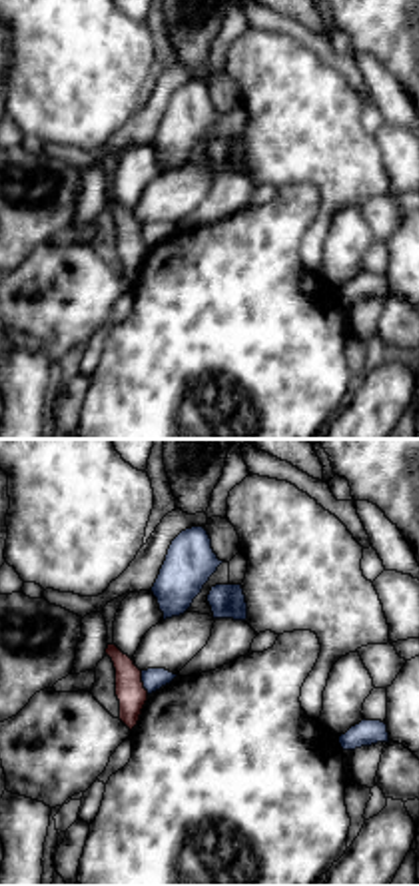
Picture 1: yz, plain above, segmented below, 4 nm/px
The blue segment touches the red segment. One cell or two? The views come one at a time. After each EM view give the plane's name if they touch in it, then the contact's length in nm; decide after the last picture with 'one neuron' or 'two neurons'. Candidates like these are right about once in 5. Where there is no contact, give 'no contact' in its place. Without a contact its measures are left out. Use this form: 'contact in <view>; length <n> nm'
contact in yz; length 100 nm

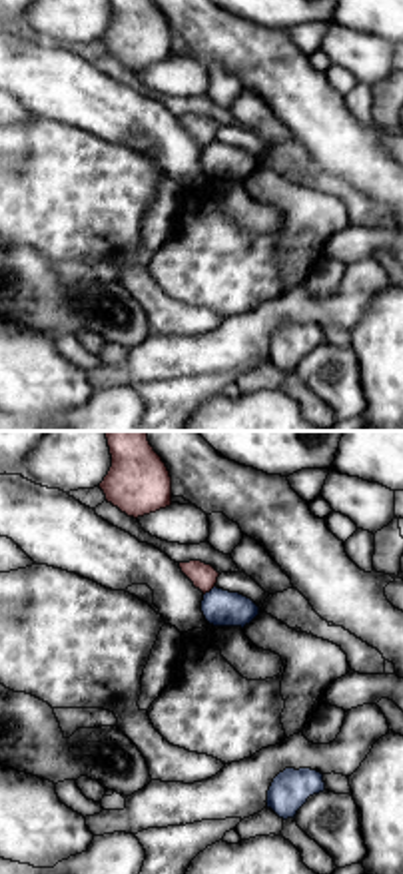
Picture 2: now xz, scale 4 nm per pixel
contact in xz; length 60 nm

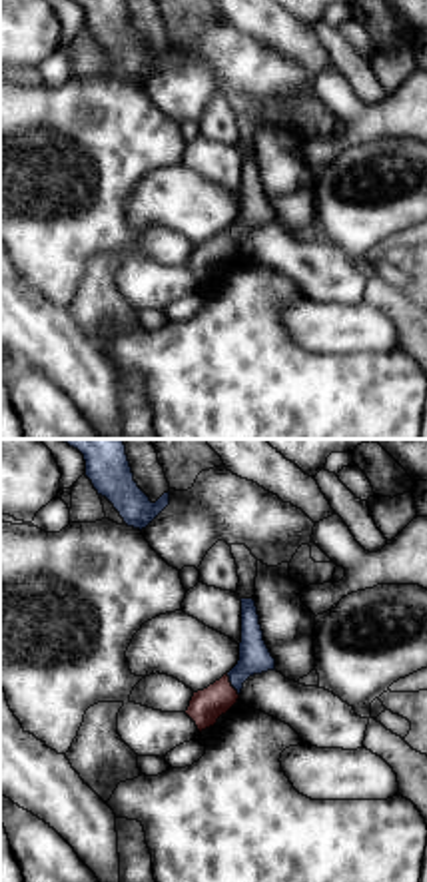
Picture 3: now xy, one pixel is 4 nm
contact in xy; length 110 nm

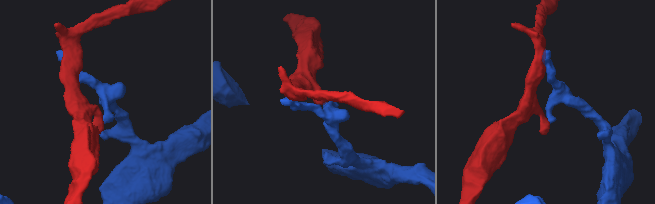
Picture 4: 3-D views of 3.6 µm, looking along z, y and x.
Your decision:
two neurons

